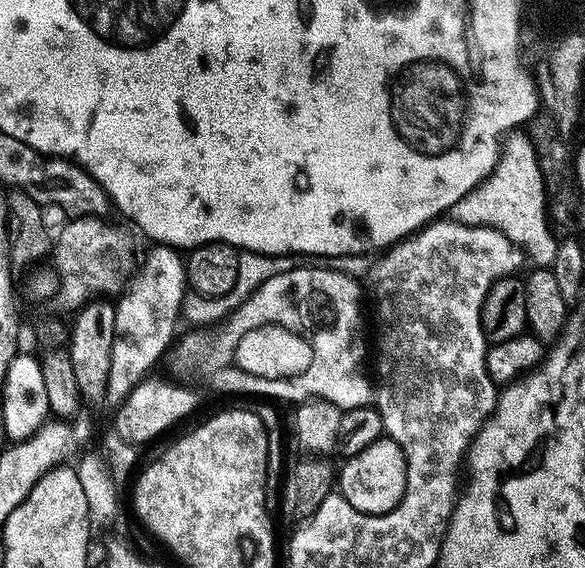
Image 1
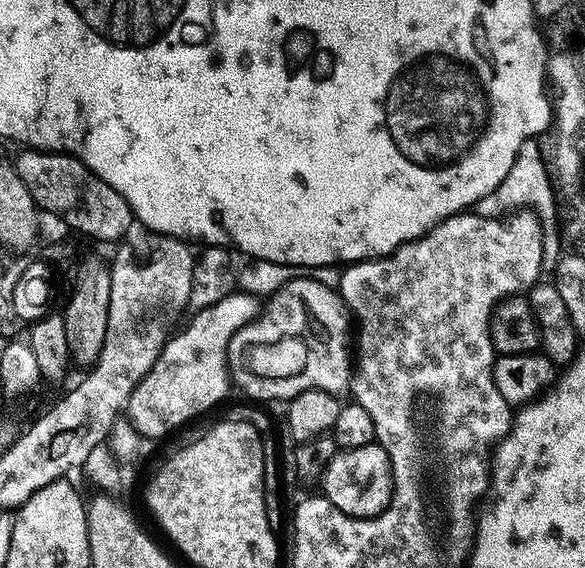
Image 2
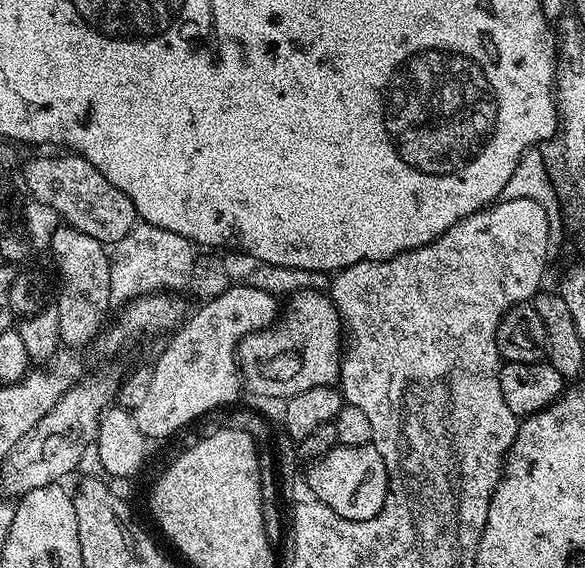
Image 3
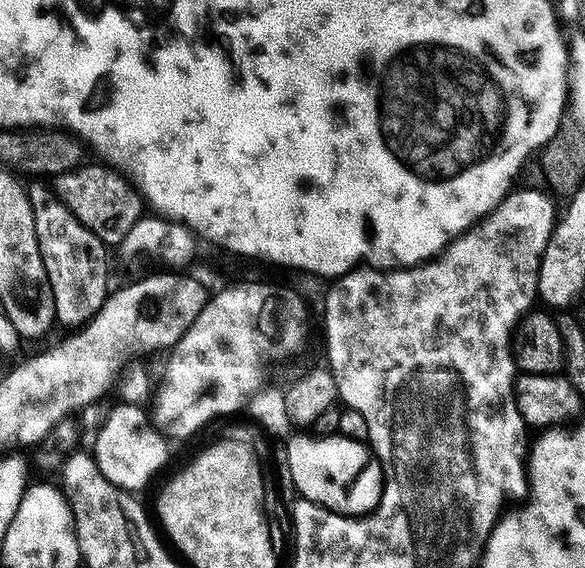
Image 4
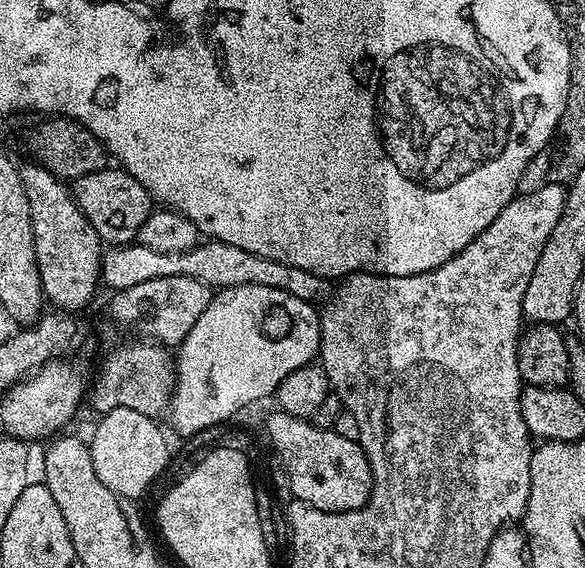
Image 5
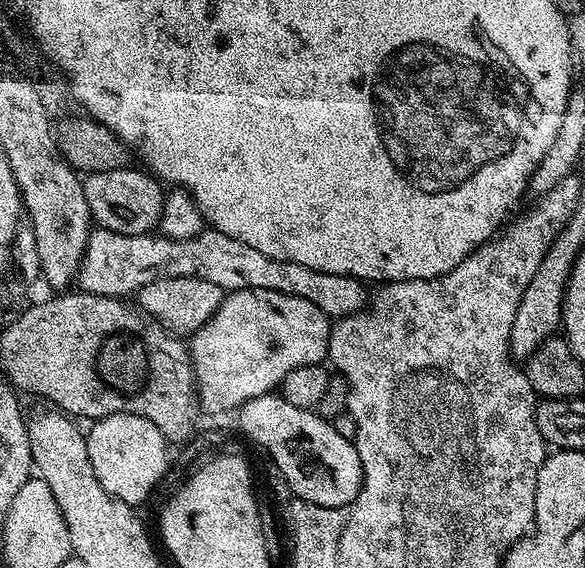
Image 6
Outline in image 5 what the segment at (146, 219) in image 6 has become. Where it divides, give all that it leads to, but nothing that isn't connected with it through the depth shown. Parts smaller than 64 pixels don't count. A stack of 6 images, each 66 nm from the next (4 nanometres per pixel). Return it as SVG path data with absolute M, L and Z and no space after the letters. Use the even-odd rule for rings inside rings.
M109 166L91 172L71 185L76 205L86 214L90 226L108 246L123 246L133 243L140 235L142 222L154 211L154 198L129 172L119 166Z

